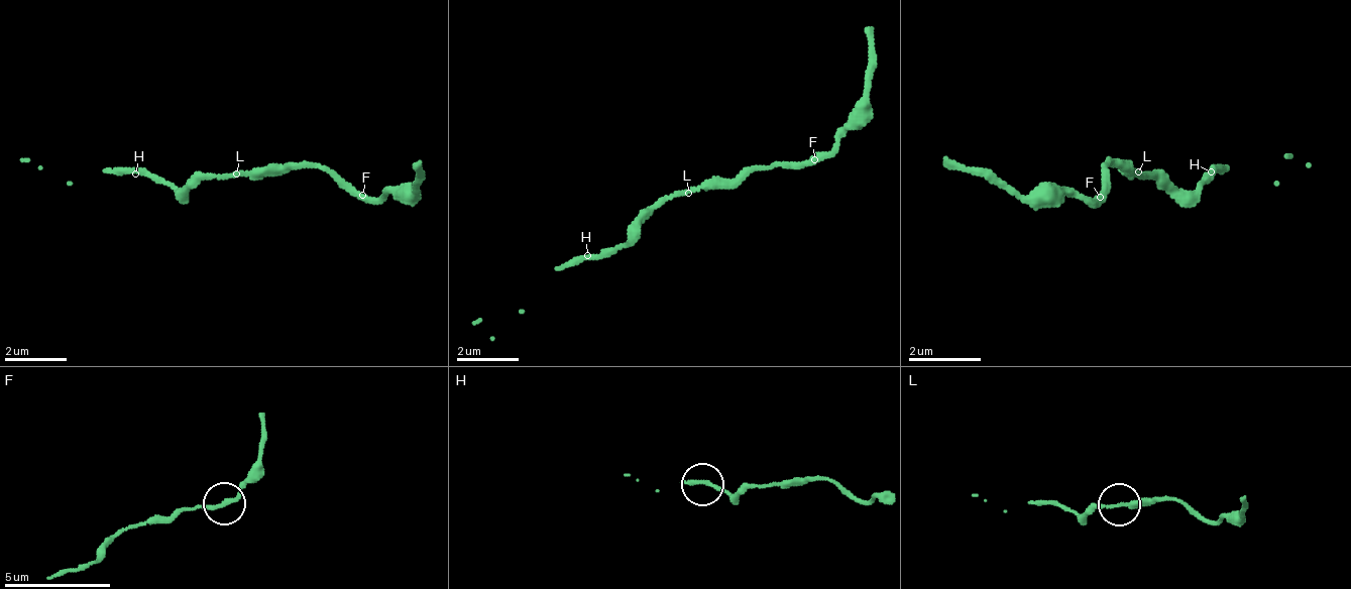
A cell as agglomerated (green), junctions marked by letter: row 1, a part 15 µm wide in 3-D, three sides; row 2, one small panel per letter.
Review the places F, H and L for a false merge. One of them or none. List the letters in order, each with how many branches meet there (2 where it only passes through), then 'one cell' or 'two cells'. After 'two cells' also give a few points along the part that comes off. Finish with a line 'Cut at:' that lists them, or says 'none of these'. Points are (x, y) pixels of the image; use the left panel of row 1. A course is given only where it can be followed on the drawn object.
F: 2 | one cell
H: 1 | one cell
L: 2 | one cell
Cut at: none of these

